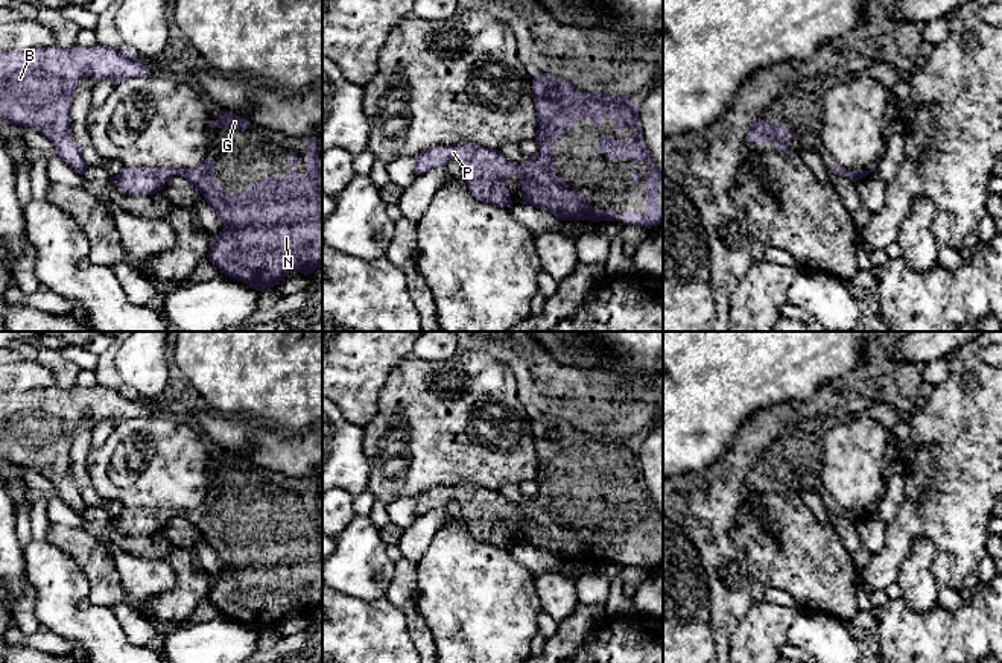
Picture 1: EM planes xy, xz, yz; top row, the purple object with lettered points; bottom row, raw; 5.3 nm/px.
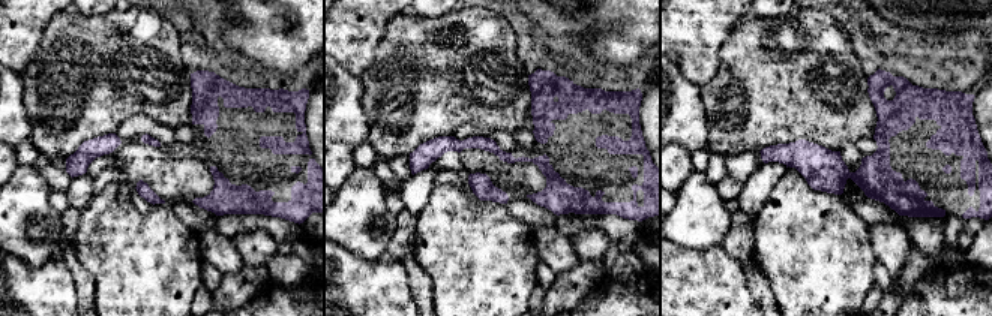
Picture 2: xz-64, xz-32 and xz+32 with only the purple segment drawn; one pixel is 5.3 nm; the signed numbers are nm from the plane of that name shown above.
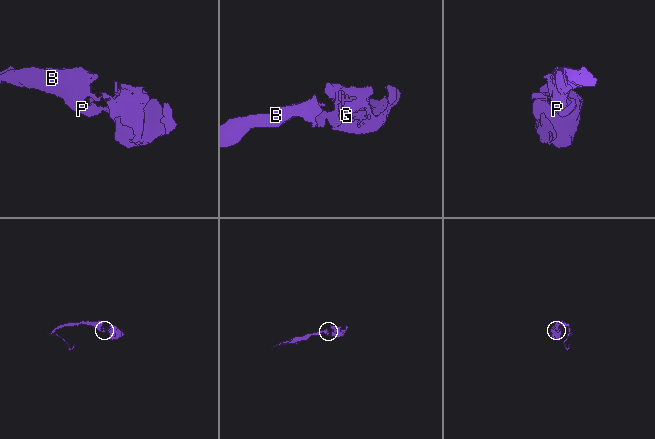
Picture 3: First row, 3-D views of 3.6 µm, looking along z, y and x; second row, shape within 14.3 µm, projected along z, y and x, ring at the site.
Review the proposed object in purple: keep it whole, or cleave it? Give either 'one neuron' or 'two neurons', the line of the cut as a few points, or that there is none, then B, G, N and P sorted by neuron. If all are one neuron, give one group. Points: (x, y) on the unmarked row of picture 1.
one neuron; cut none; groups B G N P

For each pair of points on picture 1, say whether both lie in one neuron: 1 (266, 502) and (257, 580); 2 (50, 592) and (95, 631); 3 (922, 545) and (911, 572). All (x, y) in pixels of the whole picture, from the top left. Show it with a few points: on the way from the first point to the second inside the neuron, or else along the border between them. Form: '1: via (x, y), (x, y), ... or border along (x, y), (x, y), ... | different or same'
1: via (266, 522), (266, 560) | same
2: via (61, 602), (84, 624) | same
3: via (922, 551), (917, 566) | same

